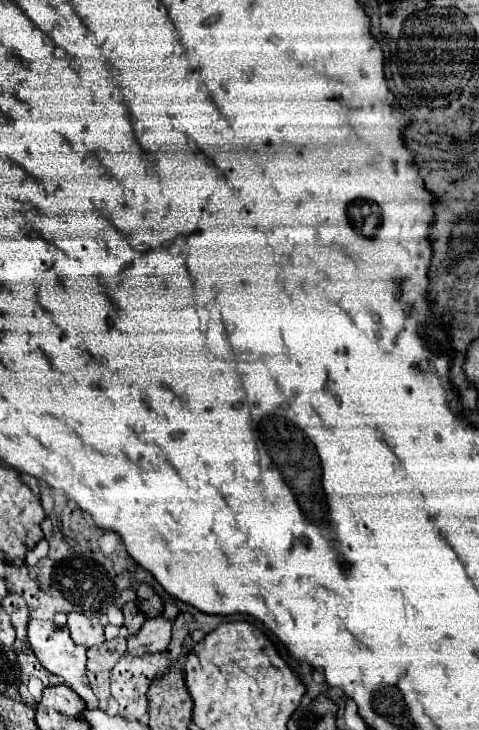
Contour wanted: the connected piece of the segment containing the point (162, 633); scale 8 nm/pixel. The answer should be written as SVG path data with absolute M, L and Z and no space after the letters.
M160 614L158 618L148 618L142 630L128 638L128 652L132 656L142 656L148 652L162 652L170 644L172 620Z

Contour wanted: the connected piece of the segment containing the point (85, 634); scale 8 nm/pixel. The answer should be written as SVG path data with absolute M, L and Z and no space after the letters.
M78 612L68 614L68 628L72 634L72 640L82 646L100 646L106 642L104 638L104 626L100 624L98 618L88 618Z

